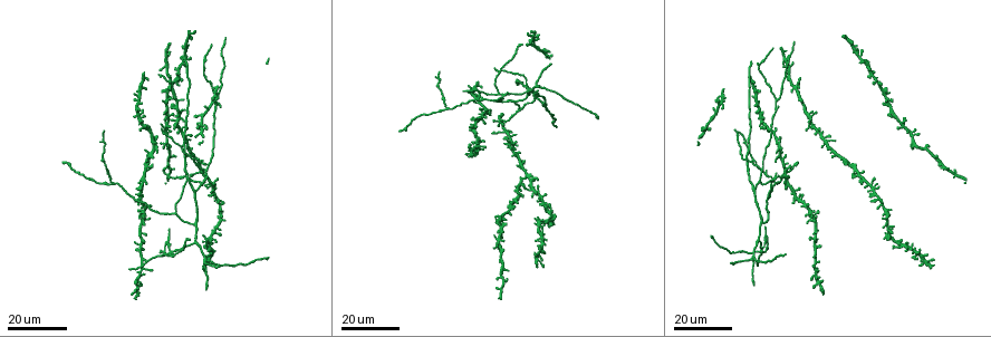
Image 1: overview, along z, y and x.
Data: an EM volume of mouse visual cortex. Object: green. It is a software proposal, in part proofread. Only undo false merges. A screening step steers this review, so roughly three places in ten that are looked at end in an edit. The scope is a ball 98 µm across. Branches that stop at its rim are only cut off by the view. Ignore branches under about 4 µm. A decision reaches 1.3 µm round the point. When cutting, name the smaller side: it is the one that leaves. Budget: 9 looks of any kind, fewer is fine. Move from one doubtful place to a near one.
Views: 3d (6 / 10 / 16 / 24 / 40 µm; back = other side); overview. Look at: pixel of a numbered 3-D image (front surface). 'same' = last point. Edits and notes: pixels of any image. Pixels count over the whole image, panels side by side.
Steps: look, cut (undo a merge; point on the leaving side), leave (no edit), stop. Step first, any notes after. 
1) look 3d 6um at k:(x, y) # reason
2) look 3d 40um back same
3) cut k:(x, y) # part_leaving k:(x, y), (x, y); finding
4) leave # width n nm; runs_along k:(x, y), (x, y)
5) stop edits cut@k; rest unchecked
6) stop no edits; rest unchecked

look 3d 16um at 1:(174, 214) # arms part here

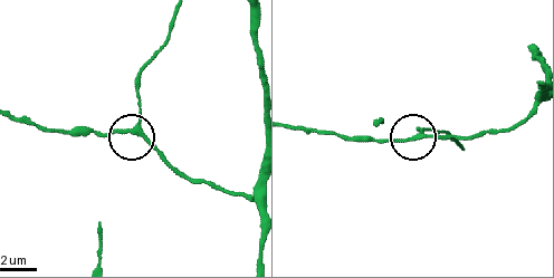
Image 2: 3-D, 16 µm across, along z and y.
look 3d 10um at 2:(419, 135)

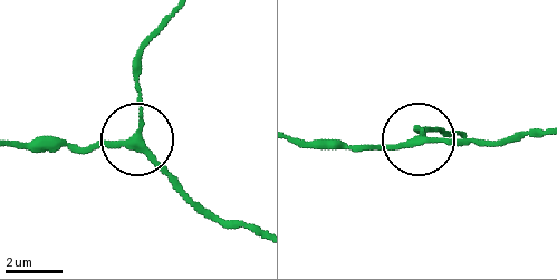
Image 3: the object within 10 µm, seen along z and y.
leave # arms 3; runs_along 3:(253, 230), (211, 218), (141, 140), (138, 48); all the same neuron

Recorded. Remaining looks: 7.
look 3d 24um at 1:(504, 93) # looks like a crossing

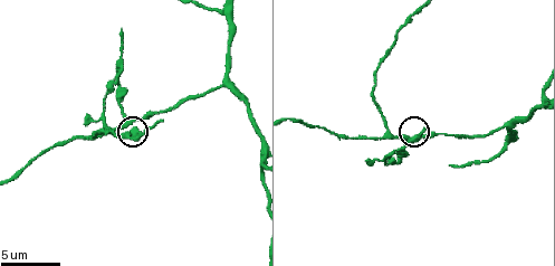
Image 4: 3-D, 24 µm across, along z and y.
look 3d 6um at 4:(123, 124)

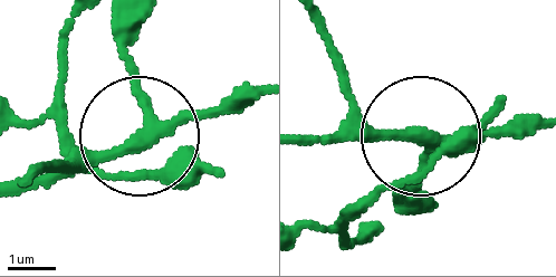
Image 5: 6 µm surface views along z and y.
cut 5:(132, 68) # width 240 nm; part_leaving 5:(153, 122), (128, 66), (128, 18); a second neuron is stuck on

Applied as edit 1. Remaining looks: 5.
look overview

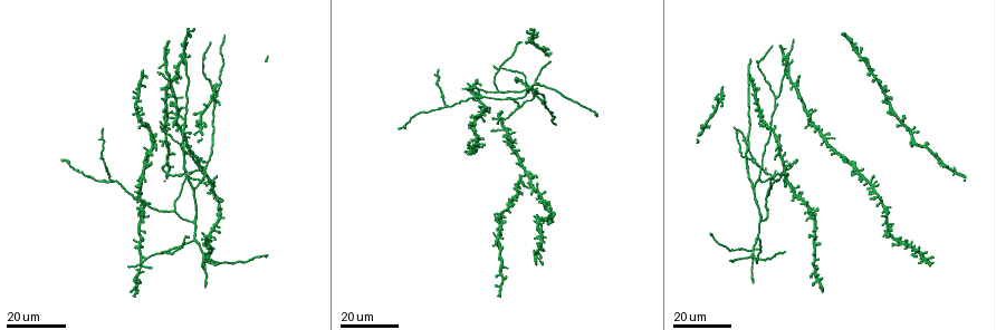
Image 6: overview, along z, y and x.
look 3d 24um at 6:(206, 257) # a fork

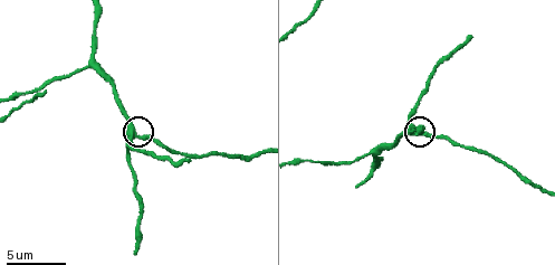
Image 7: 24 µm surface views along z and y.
look 3d 6um at 7:(133, 135)

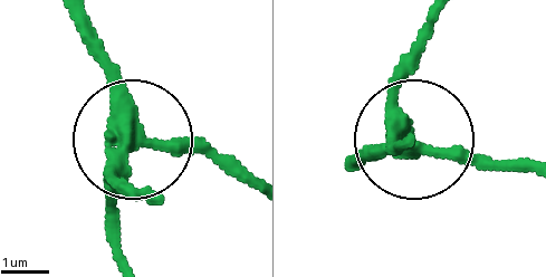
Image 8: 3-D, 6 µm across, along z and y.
leave # arms 3; all the same neuron

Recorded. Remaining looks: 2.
look 3d 16um at 7:(89, 64) # arms part here

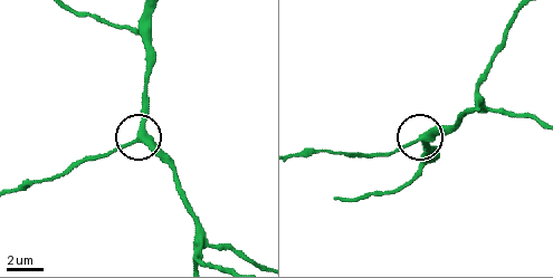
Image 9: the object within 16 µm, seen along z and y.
look 3d 6um at 9:(139, 138)

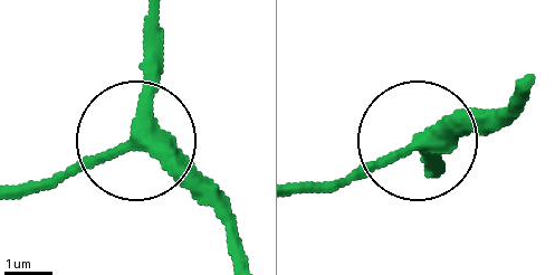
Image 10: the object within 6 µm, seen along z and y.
leave # arms 3; runs_along 10:(154, 27), (145, 135), (233, 227); all the same neuron

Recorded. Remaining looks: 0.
stop edits cut@5; rest unchecked

